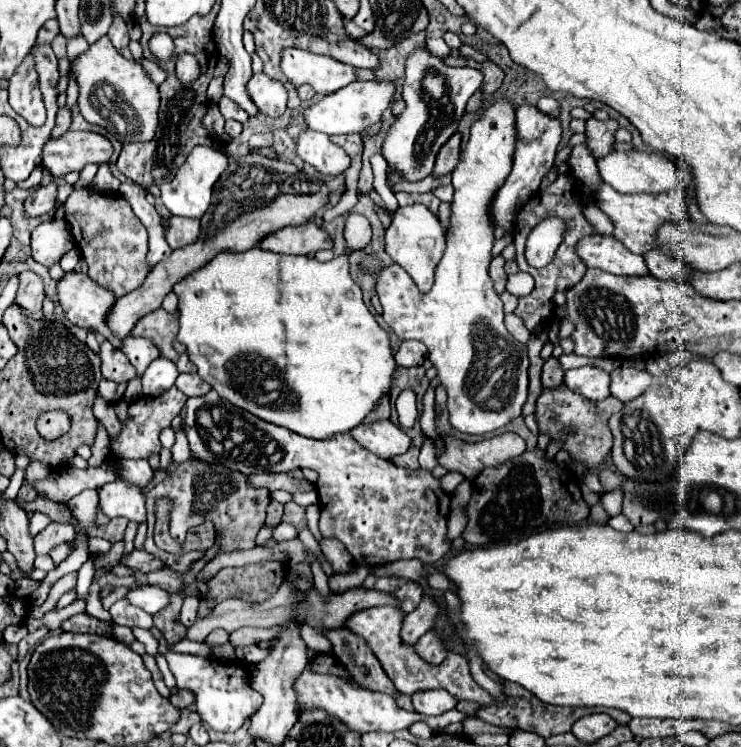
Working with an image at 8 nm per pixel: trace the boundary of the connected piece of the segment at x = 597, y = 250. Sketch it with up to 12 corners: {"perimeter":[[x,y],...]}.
{"perimeter":[[605,235],[577,245],[587,267],[613,275],[645,277],[641,255]]}

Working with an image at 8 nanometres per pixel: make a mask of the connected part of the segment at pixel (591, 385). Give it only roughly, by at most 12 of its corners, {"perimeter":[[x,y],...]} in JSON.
{"perimeter":[[597,367],[565,371],[565,385],[591,399],[609,397],[609,373]]}

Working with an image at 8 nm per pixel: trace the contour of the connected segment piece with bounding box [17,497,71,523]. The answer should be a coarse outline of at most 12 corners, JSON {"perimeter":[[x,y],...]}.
{"perimeter":[[41,497],[19,503],[27,513],[49,515],[57,523],[69,523],[67,505],[51,503]]}

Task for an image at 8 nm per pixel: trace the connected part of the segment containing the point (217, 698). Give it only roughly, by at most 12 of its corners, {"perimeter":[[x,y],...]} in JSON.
{"perimeter":[[165,651],[199,717],[237,731],[263,697],[247,669]]}

